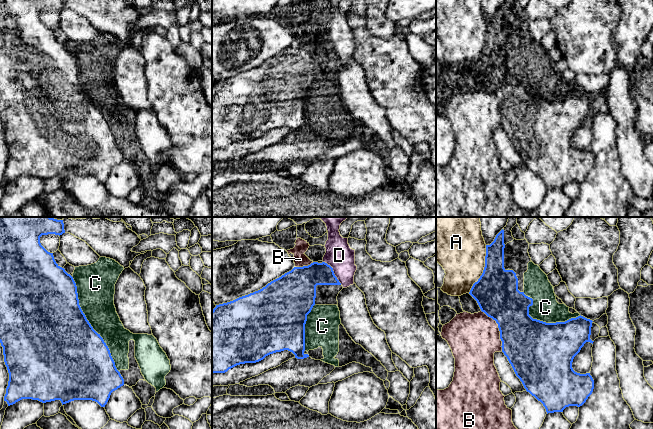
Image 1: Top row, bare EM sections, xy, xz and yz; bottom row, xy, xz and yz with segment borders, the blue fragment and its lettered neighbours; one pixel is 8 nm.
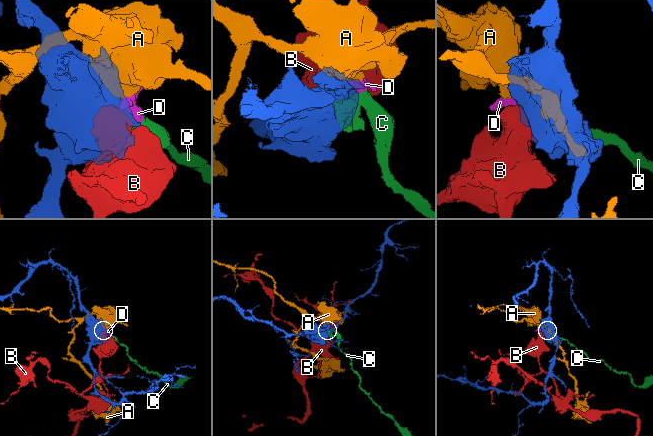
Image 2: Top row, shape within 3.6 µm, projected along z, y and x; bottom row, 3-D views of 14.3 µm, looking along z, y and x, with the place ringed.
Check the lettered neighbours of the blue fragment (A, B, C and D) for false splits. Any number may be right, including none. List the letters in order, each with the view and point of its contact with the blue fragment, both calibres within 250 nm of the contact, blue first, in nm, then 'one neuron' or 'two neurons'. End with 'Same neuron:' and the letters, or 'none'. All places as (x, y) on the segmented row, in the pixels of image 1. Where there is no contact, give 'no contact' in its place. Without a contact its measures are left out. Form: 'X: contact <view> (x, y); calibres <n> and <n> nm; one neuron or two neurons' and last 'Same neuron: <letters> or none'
A: contact yz (484, 269); calibres 360 and 400 nm; two neurons
B: contact yz (499, 329); calibres 400 and 400 nm; two neurons
C: contact xy (90, 324); calibres 500 and 280 nm; two neurons
D: contact xz (333, 272); calibres 220 and 220 nm; two neurons
Same neuron: none

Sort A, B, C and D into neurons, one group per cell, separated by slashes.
A / B / C D

